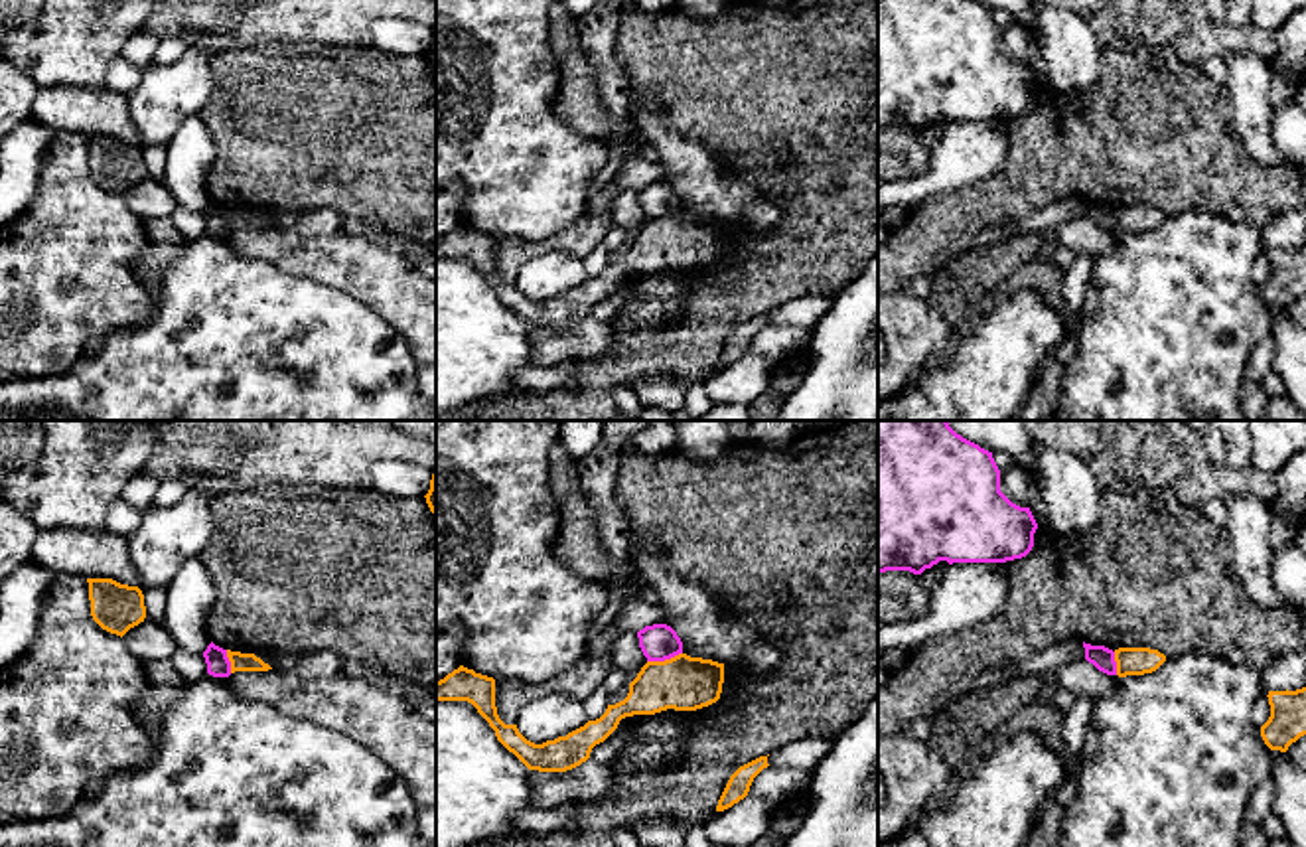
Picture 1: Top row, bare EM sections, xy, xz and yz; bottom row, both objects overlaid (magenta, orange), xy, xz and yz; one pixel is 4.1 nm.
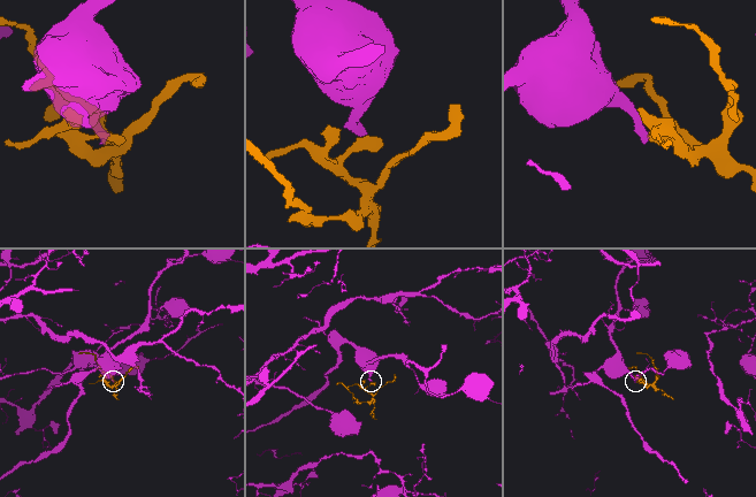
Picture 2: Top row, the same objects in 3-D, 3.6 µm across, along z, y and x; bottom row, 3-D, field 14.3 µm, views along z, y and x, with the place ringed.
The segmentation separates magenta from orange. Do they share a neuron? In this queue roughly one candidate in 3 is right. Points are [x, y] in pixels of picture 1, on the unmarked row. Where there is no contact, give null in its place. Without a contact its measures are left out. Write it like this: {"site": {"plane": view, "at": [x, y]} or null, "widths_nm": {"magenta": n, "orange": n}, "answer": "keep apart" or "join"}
{"site": {"plane": "xz", "at": [663, 218]}, "widths_nm": {"magenta": 150, "orange": 220}, "answer": "keep apart"}

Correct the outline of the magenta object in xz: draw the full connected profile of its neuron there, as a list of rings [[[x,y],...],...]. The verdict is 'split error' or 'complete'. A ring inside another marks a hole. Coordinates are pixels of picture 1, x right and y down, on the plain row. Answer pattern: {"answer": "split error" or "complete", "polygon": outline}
{"answer": "complete", "polygon": [[[667,182],[645,184],[637,190],[639,205],[647,219],[665,219],[683,211],[683,199]]]}

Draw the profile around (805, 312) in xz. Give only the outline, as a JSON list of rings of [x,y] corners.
[[[805,296],[787,302],[767,314],[767,322],[775,326],[815,328],[831,308],[833,296]]]

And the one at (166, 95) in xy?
[[[187,45],[170,65],[150,65],[138,87],[126,95],[138,128],[138,146],[170,146],[185,118],[197,115],[215,93],[213,49]]]

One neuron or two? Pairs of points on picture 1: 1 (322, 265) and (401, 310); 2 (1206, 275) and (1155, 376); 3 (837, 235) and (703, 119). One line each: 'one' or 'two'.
1: one
2: one
3: one

